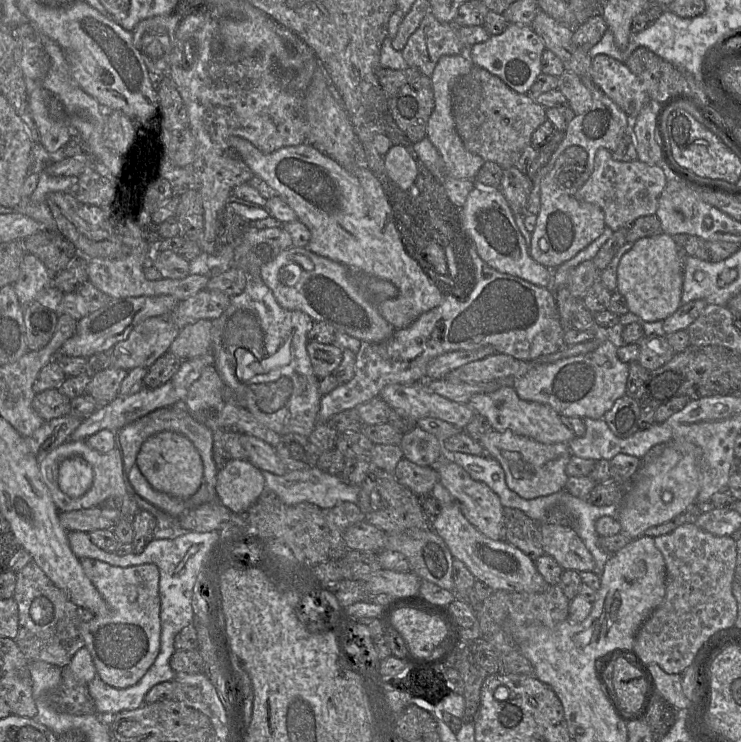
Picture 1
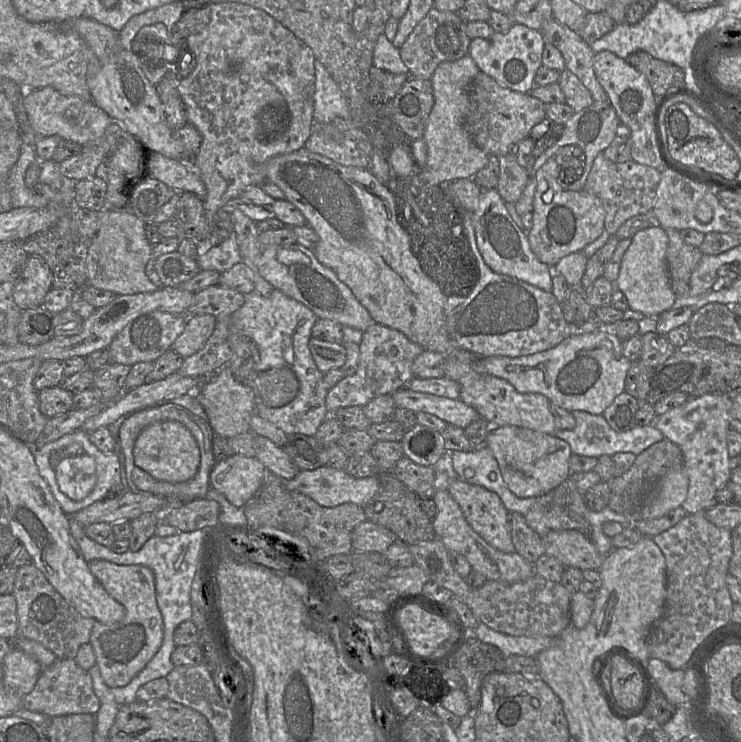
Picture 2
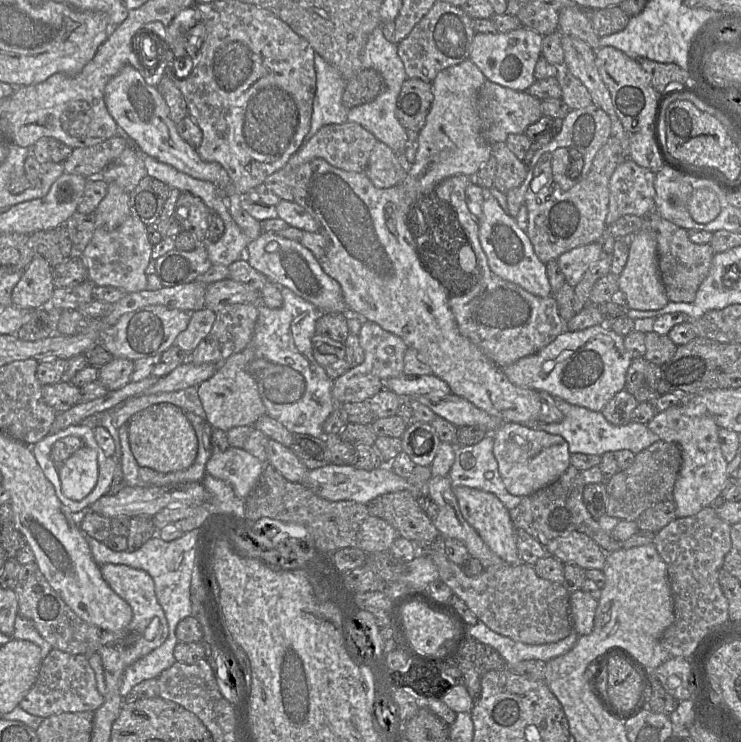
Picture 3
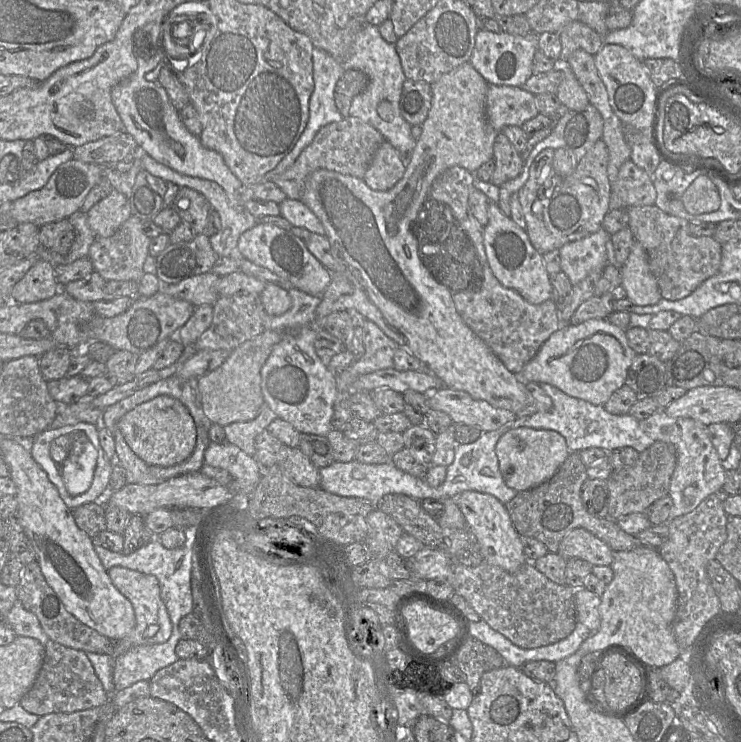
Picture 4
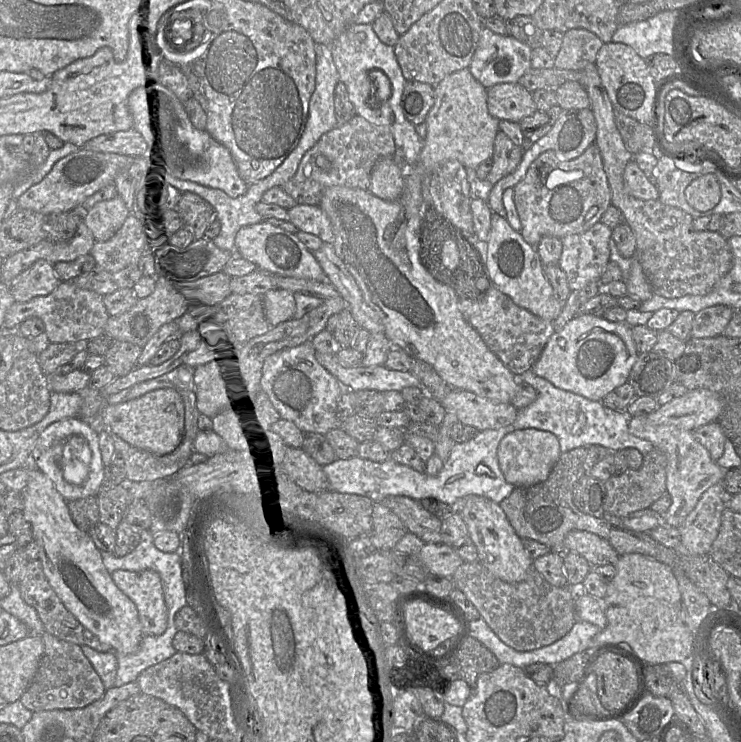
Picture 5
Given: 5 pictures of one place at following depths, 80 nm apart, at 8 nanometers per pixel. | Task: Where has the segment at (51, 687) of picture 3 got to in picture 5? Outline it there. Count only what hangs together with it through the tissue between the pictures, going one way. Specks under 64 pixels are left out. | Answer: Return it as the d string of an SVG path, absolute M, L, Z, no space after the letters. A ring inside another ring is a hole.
M46 631L41 637L44 643L43 656L32 682L19 699L24 707L32 712L76 709L100 699L106 689L81 647Z

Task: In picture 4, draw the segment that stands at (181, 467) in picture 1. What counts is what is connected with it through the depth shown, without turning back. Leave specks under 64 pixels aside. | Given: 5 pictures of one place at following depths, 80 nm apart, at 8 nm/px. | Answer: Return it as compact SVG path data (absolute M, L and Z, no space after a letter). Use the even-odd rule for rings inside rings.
M157 396L127 412L119 421L119 429L130 449L149 465L170 467L188 459L196 445L196 426L187 408L170 396Z

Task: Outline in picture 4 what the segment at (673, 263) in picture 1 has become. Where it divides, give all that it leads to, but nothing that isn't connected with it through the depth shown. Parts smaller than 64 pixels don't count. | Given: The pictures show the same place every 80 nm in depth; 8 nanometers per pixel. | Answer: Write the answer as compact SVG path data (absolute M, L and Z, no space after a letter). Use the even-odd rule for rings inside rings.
M634 241L630 254L620 269L627 298L636 306L654 305L662 299L657 281L652 274L648 255L640 242Z

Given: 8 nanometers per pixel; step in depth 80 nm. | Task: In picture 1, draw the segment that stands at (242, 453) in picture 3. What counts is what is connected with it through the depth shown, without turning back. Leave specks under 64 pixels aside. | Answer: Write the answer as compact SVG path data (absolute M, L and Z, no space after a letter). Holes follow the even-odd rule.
M231 459L217 473L216 499L235 514L246 515L264 491L262 471L247 459Z

